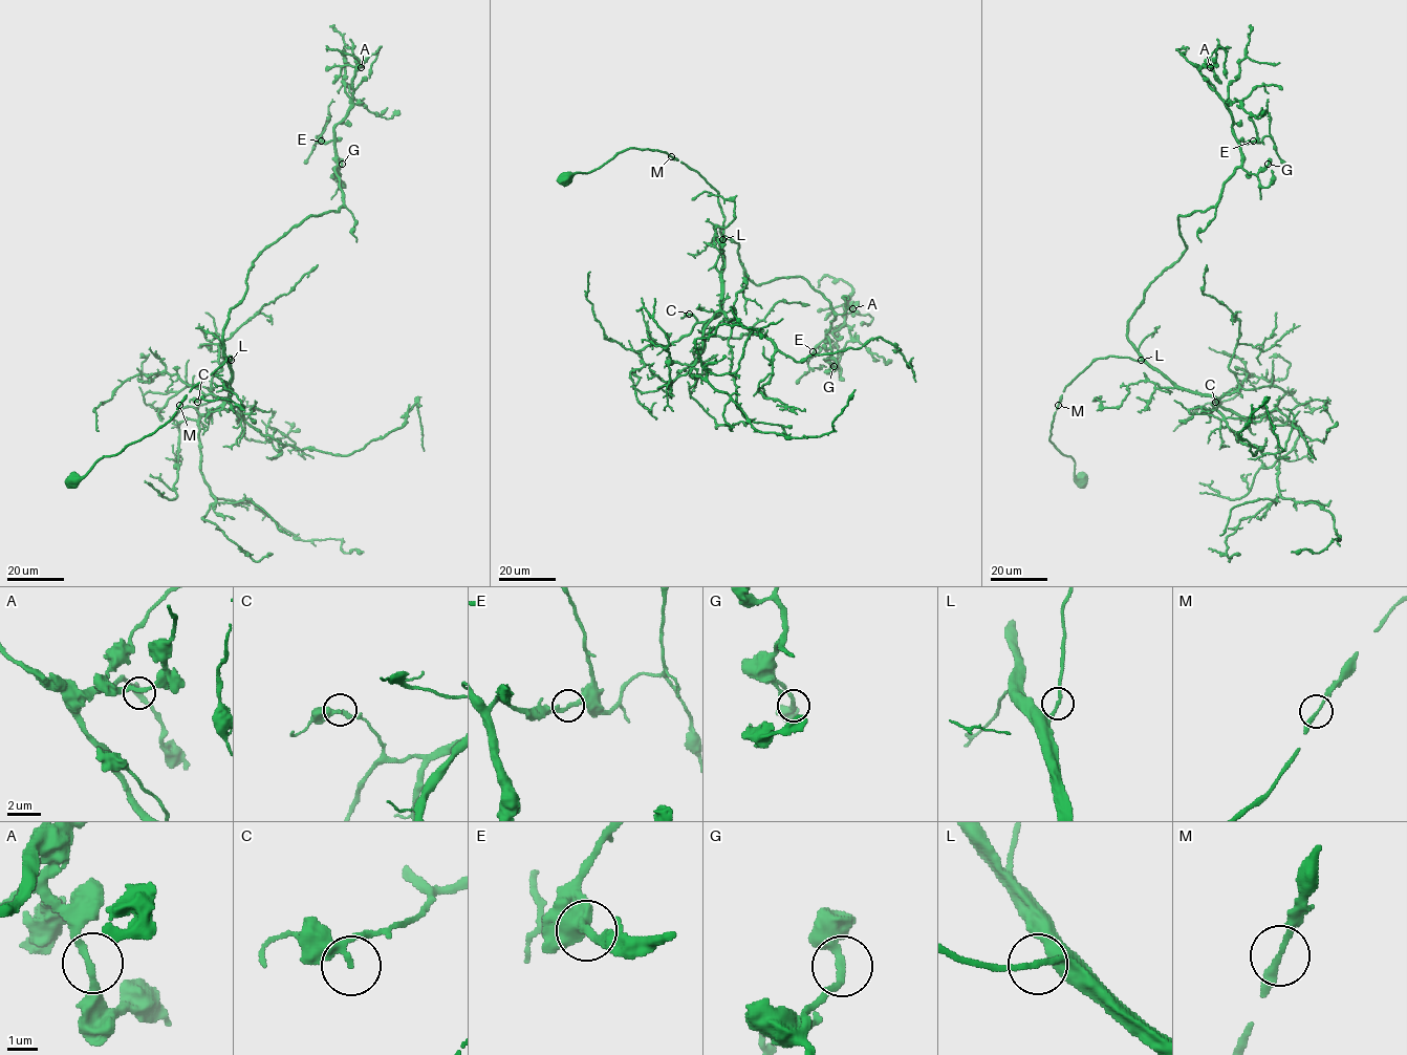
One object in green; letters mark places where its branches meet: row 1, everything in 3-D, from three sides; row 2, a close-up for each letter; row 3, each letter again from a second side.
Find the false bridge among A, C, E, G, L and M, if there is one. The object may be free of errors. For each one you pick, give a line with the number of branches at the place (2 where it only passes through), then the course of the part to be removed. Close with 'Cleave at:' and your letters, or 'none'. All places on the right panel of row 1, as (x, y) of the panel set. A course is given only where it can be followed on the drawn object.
Cleave at: none

